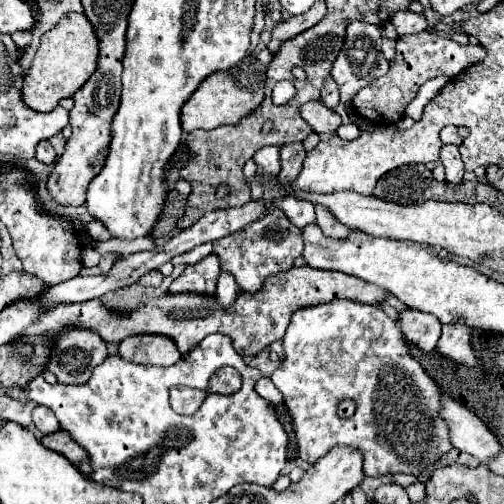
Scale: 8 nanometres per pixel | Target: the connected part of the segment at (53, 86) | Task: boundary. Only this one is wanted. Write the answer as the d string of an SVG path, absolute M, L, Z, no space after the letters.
M71 12L59 20L55 28L43 34L39 50L27 76L23 80L23 100L29 108L37 112L49 112L57 106L61 98L73 96L87 76L95 72L95 62L99 60L99 38L85 14Z

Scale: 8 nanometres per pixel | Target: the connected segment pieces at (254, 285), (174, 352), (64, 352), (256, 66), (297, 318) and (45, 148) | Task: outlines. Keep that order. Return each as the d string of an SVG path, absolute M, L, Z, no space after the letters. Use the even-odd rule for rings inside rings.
M275 184L271 188L265 188L263 200L269 204L267 214L259 222L253 222L253 224L245 226L243 230L237 230L237 232L213 242L213 252L217 254L217 258L221 262L221 270L235 276L241 292L255 294L257 290L261 290L263 282L269 276L273 276L281 270L289 270L293 266L293 260L297 256L301 256L301 252L303 252L301 230L297 226L293 226L281 210L275 210L275 207L271 206L271 200L281 196L284 196L284 192Z
M135 334L119 344L119 356L135 364L151 366L171 366L181 358L173 338L159 334Z
M67 326L67 330L59 330L59 334L47 334L43 342L51 342L51 358L47 360L45 370L57 376L59 384L81 384L87 382L93 368L99 366L107 358L107 348L103 338L99 338L93 330L83 330L79 326Z
M245 56L233 70L229 72L215 72L205 78L199 90L185 102L181 108L181 124L185 132L193 132L195 128L213 130L223 124L239 124L243 118L253 114L257 106L263 102L265 92L265 64L261 64L253 56Z
M333 300L329 304L297 310L283 336L283 352L285 360L273 372L271 380L283 392L301 460L315 464L333 446L351 446L363 454L365 476L395 472L419 476L423 468L433 466L433 462L453 450L447 424L439 418L443 404L439 386L427 376L421 364L411 358L397 322L389 320L379 306L359 304L353 300ZM345 398L351 398L357 404L351 418L339 418L335 414L335 406Z
M49 140L39 142L39 146L35 150L35 158L41 160L41 162L45 162L45 164L53 164L55 162L57 154L55 154L55 148L49 144Z

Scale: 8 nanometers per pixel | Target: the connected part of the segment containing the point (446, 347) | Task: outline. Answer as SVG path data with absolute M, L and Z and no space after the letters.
M455 322L455 326L443 326L443 334L437 342L437 352L469 368L477 364L475 352L471 348L471 330L467 330L463 322Z

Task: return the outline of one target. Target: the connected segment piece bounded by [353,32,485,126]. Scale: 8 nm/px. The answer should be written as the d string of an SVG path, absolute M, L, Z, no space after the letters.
M419 32L413 36L397 38L397 56L389 66L389 72L377 78L371 86L363 88L355 100L353 106L359 116L367 118L367 122L375 126L389 126L403 118L403 112L407 104L415 98L419 86L435 76L447 76L453 78L455 74L467 70L473 64L479 64L485 58L483 46L461 46L451 38L441 38L431 32Z

